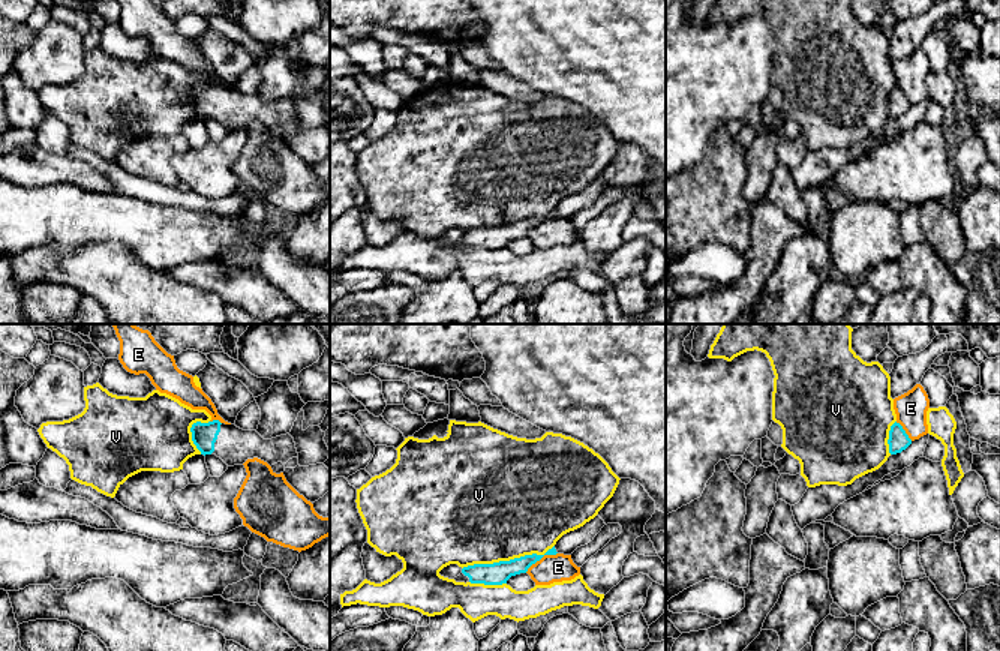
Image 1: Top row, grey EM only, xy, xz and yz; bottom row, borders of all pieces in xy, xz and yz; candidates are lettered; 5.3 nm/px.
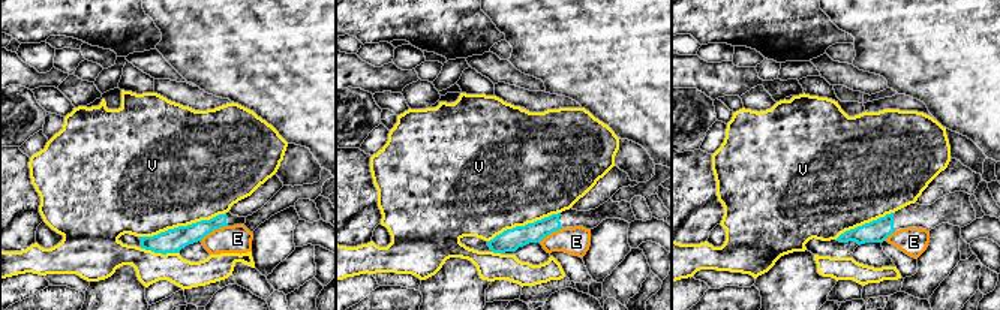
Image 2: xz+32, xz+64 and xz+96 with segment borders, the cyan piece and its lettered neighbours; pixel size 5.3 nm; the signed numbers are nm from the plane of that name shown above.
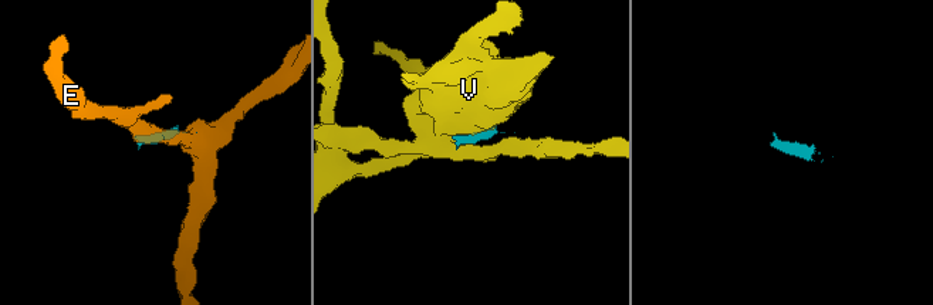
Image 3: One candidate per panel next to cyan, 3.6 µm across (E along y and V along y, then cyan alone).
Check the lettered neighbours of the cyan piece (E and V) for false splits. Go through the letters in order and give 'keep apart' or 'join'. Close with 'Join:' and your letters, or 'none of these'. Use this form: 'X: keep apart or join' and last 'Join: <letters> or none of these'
E: keep apart
V: keep apart
Join: none of these

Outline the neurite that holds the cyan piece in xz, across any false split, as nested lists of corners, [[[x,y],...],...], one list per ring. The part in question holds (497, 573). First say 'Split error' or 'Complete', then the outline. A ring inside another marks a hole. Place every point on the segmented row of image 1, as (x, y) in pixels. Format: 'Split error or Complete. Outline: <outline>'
Split error. Outline: [[[532,554],[510,561],[468,566],[462,568],[462,573],[454,578],[454,580],[465,584],[502,585],[507,584],[511,576],[526,573],[528,568],[543,556],[544,555]]]

